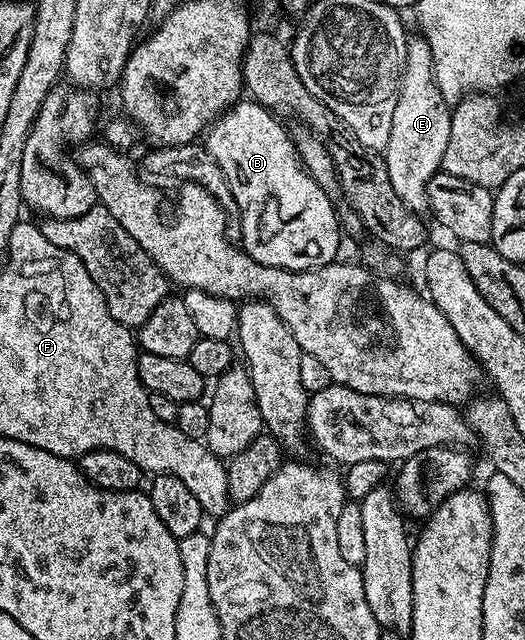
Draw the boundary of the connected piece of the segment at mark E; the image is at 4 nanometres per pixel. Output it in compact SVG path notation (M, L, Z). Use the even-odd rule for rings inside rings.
M421 34L411 35L406 41L406 65L396 110L392 113L392 134L388 134L384 159L392 188L412 211L419 214L427 211L426 187L441 169L444 150L448 150L448 138L452 134L451 111L451 105L447 104L440 94L440 86L434 81L432 50L428 42Z

